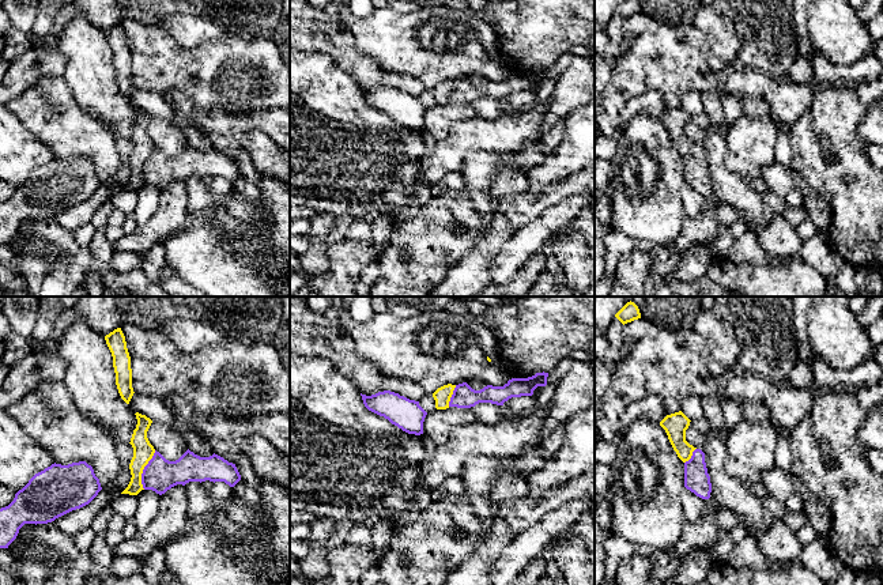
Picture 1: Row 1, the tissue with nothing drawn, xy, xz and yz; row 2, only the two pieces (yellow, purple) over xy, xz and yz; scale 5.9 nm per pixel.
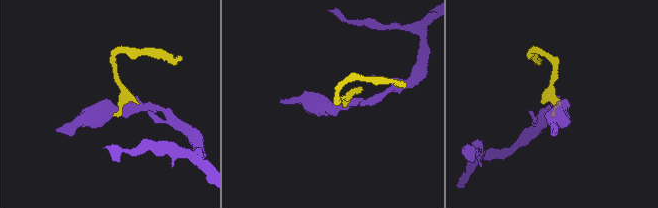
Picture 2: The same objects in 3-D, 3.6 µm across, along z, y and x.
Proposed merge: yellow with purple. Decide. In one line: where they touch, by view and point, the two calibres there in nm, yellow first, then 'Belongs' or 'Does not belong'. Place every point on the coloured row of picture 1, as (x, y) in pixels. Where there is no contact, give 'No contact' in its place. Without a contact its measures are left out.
Touches yellow at xy (143, 468). Thickness 120 nm (yellow) against 200 nm. Does not belong

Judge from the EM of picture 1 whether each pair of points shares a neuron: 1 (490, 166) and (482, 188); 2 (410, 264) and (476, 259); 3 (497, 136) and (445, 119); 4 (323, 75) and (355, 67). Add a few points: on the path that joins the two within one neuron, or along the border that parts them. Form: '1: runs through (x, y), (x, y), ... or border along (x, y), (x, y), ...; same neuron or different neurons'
1: runs through (485, 172), (482, 182); same neuron
2: border along (479, 234), (475, 246), (440, 282); different neurons
3: border along (475, 114), (457, 121), (437, 140); different neurons
4: border along (317, 52), (327, 53), (361, 87); different neurons

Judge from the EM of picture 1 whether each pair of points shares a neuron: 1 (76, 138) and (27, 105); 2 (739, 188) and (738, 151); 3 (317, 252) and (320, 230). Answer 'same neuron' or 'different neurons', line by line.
1: same neuron
2: different neurons
3: same neuron

